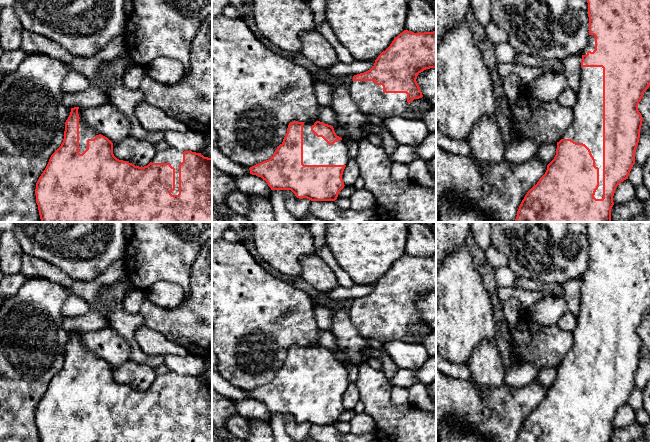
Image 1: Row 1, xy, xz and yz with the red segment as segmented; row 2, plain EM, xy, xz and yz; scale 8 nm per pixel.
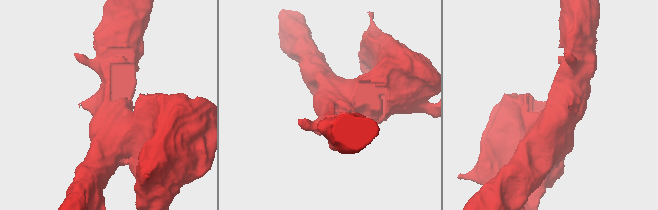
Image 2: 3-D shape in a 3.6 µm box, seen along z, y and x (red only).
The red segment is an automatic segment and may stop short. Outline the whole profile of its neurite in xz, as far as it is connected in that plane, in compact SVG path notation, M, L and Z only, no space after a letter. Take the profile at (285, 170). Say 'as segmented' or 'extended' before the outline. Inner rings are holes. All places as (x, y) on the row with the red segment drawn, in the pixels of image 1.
extended | M293 121L273 156L249 170L265 180L271 190L291 190L299 199L335 201L345 186L342 175L349 160L348 142L336 135L333 126L320 121Z

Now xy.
extended | M79 107L71 108L65 122L64 139L51 155L49 162L36 183L35 195L41 222L212 222L212 158L201 153L180 151L172 147L157 151L152 161L144 167L135 166L117 159L113 154L113 143L85 124L78 114Z

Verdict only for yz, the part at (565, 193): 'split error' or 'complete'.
split error

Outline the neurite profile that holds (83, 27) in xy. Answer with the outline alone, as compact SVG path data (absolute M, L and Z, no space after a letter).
M15 0L12 8L25 30L57 42L72 55L91 57L98 54L116 36L124 35L127 15L124 0Z

